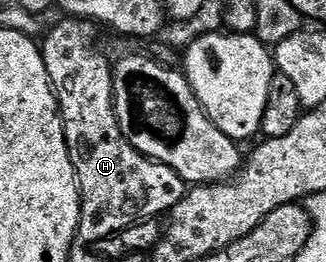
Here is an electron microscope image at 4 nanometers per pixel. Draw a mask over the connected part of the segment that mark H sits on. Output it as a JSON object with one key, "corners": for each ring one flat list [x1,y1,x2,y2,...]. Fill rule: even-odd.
{"corners":[[73,16,65,20,47,32,40,49,58,98,66,147,78,178,78,193,82,195,77,241,89,244,138,222,165,215,185,196,188,186,172,168,146,158,124,137,114,111,112,66,94,47,95,27]]}

